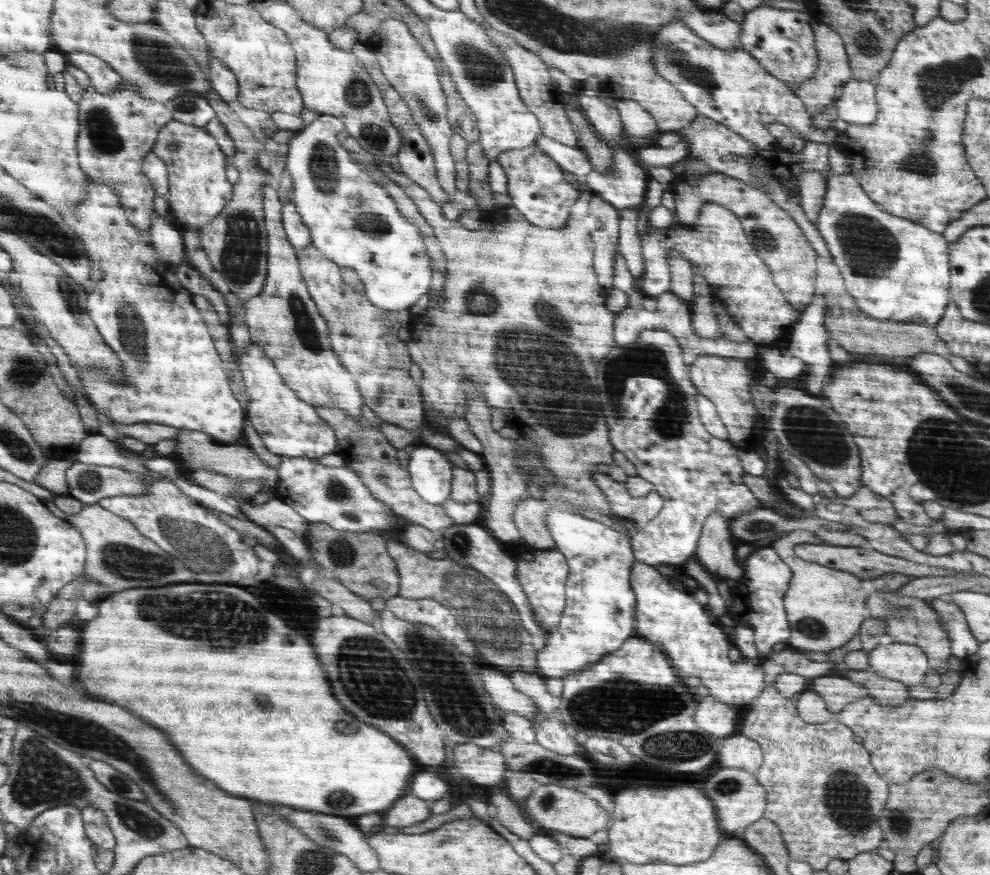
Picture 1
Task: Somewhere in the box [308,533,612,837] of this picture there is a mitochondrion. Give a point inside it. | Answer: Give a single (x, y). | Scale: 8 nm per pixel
(377, 681)

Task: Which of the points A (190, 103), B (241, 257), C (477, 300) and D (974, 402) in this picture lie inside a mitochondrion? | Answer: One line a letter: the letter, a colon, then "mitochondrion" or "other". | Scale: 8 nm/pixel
A: mitochondrion
B: mitochondrion
C: mitochondrion
D: mitochondrion

